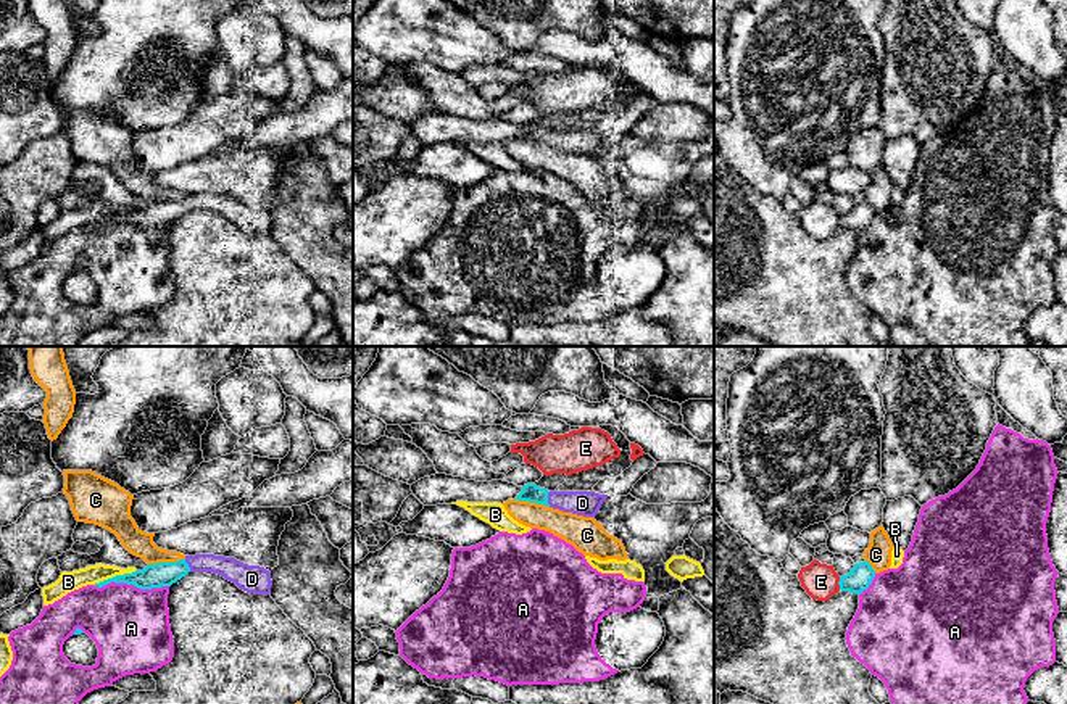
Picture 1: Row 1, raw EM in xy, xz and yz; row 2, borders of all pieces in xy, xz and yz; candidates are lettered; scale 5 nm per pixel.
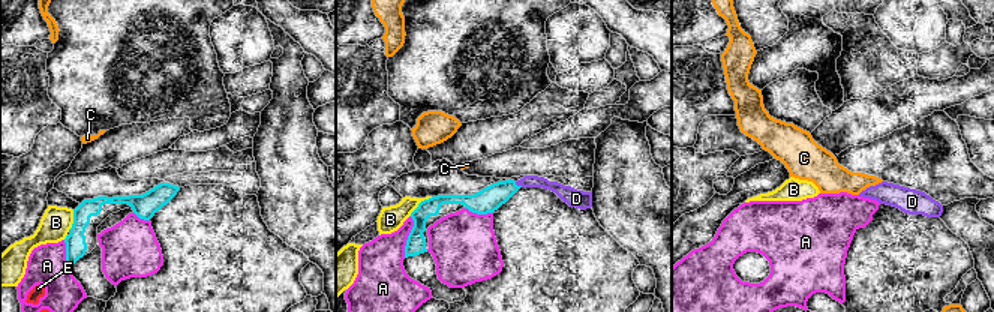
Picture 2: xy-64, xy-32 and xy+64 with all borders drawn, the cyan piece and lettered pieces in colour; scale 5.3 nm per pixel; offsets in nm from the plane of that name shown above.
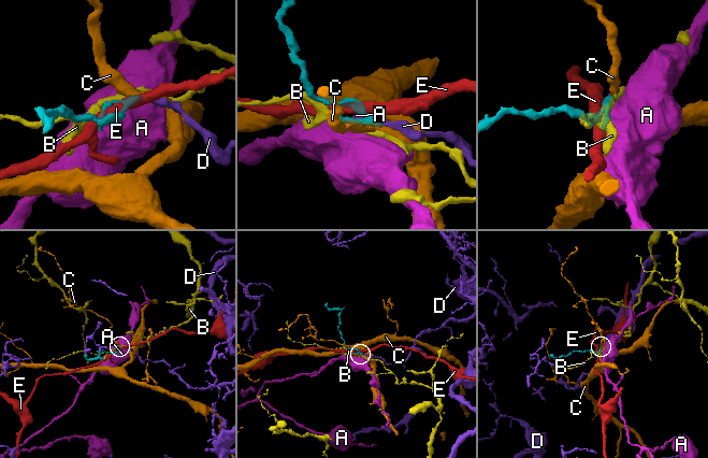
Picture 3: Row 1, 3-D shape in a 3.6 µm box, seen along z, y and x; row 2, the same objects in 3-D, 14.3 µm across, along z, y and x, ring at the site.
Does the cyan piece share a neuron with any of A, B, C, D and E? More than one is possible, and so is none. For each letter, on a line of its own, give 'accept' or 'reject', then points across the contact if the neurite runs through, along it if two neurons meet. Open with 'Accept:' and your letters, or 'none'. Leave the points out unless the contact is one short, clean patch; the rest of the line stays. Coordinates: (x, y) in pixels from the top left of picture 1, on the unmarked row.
Accept: D
A: reject
B: reject
C: reject; border along xy (184, 197), (149, 203)
D: accept; runs through xz (532, 132), (547, 137), (582, 142)
E: reject

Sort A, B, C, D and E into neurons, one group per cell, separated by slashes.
A / B / C / D / E

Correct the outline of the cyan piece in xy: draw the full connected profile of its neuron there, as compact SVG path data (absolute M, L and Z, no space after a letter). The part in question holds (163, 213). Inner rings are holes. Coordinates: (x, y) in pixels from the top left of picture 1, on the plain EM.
M214 193L185 195L176 201L148 203L143 209L116 214L113 217L95 222L105 226L111 221L134 224L140 229L171 226L189 211L213 211L235 222L240 229L255 234L269 234L272 219L269 209L259 205L248 205L234 197Z

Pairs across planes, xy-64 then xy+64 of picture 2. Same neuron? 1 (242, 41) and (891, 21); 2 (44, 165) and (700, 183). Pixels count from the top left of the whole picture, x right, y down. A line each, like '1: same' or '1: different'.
1: same
2: same

